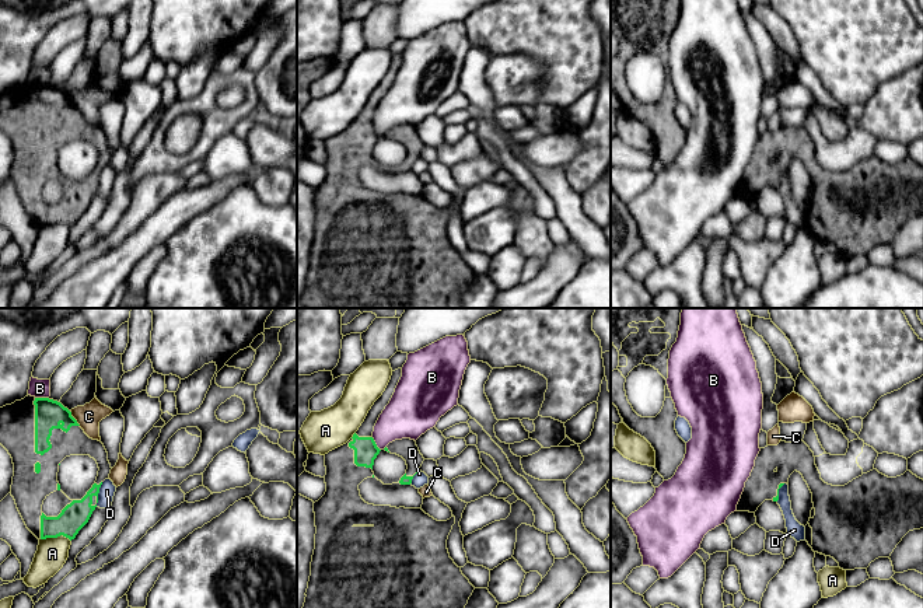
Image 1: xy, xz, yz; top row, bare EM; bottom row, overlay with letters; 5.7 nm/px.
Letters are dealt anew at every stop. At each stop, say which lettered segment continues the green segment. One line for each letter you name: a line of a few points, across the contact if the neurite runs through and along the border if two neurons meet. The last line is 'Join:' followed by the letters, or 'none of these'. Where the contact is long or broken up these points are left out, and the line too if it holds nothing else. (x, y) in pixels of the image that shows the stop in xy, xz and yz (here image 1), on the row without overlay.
Join: none of these

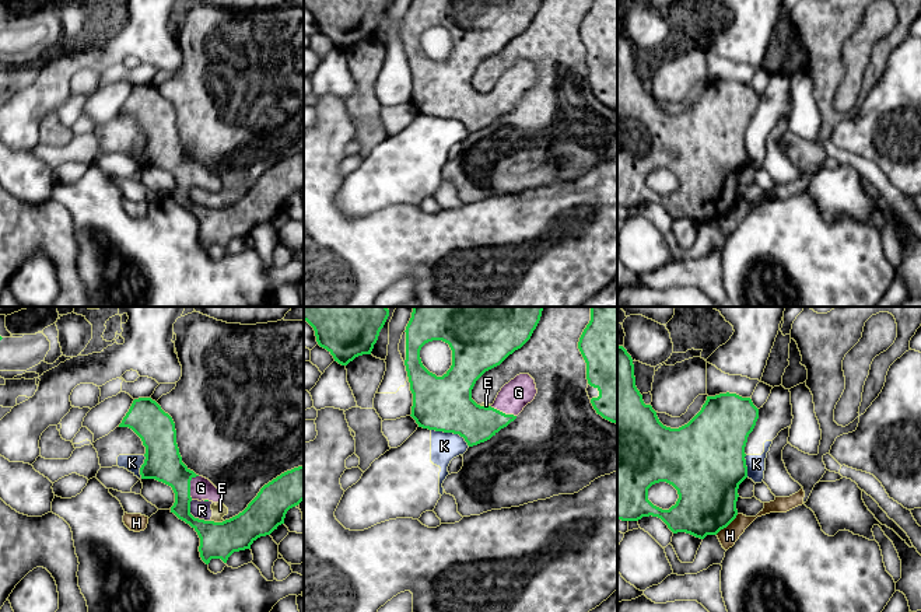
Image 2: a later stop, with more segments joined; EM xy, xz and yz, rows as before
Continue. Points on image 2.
Join: G

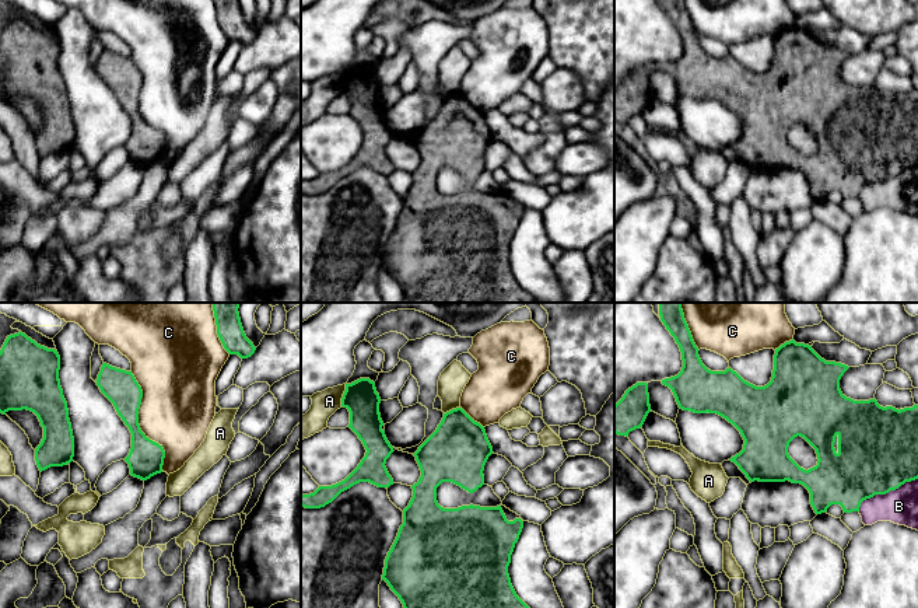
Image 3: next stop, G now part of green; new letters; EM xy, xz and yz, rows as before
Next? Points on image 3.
Join: none of these

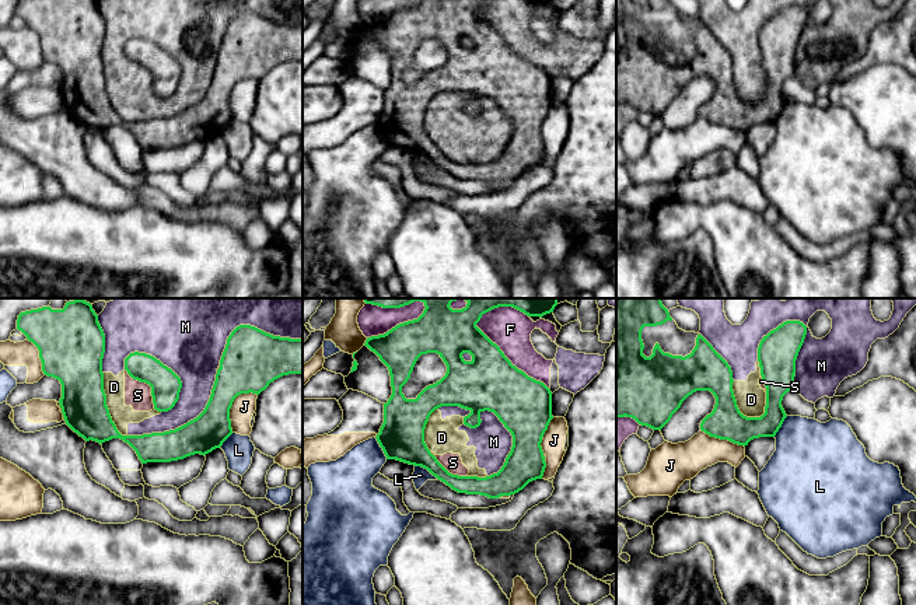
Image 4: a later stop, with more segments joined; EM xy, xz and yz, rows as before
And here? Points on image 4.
Join: none of these

